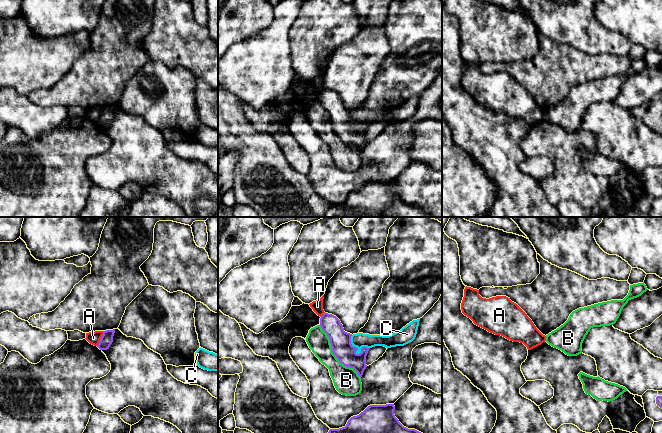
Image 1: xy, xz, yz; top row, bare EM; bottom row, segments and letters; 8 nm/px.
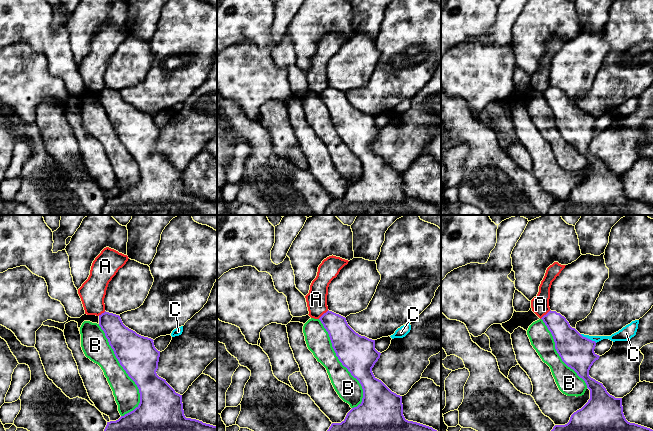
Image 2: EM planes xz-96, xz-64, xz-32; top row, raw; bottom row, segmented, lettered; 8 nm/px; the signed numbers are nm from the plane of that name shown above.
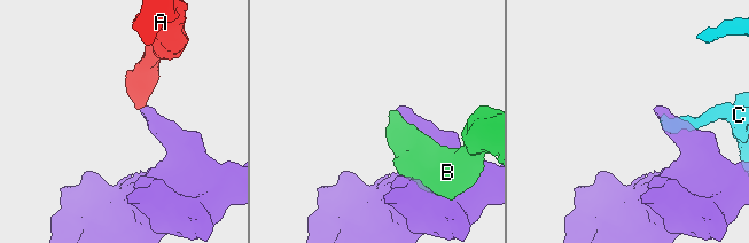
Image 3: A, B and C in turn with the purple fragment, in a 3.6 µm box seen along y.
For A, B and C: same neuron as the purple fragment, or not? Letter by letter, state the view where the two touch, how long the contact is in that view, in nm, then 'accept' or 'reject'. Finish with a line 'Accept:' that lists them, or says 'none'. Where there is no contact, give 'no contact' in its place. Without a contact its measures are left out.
A: xy | 140 nm | reject
B: xz | 550 nm | reject
C: xz | 190 nm | reject
Accept: none

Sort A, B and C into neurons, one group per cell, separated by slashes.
A / B / C

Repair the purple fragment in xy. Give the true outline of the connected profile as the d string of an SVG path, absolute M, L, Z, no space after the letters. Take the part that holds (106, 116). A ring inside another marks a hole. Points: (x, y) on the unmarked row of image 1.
M115 105L103 107L103 111L100 115L99 120L98 120L98 124L100 126L109 125L110 121L113 118L114 109L115 109Z

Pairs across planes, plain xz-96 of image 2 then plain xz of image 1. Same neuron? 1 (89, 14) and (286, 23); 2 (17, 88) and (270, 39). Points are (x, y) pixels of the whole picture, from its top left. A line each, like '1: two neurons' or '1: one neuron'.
1: two neurons
2: one neuron

